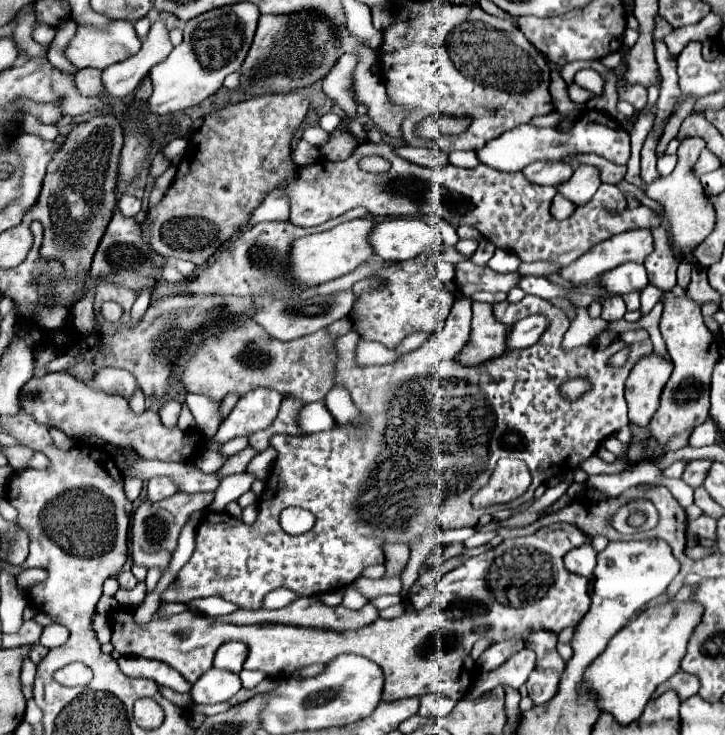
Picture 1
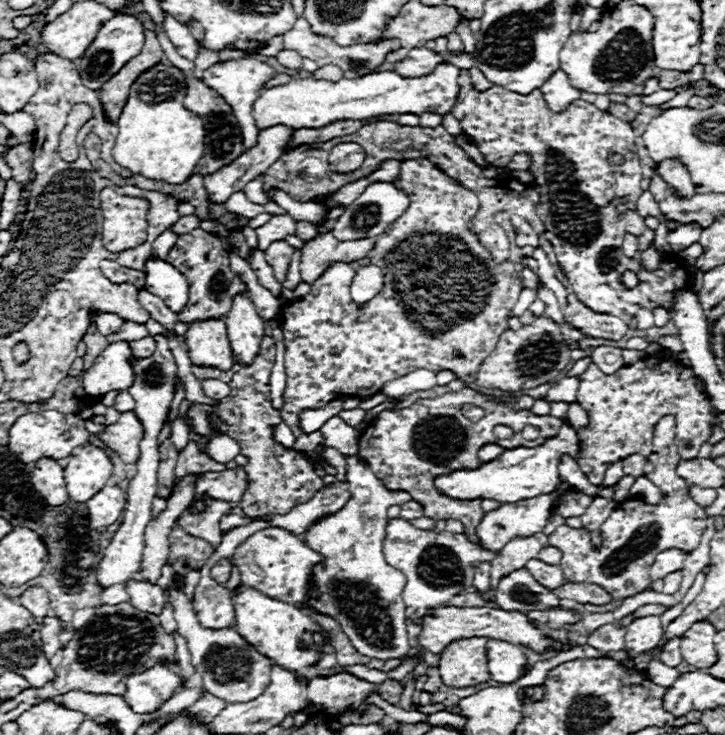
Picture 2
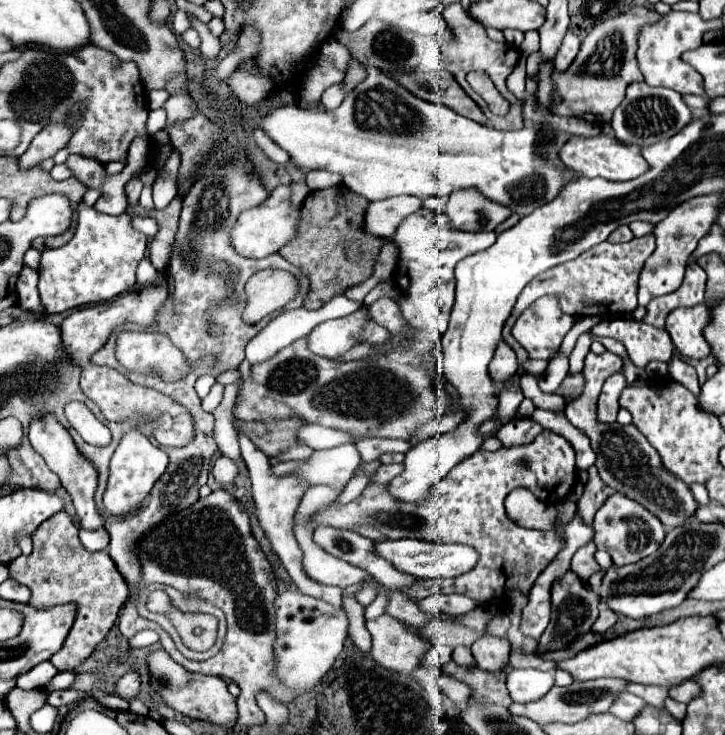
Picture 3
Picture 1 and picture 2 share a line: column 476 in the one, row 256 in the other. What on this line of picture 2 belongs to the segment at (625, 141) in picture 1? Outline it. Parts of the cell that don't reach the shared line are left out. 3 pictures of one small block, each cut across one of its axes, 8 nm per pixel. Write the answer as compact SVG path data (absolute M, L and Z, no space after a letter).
M150 256L146 266L146 290L154 296L160 296L166 302L186 302L188 300L188 282L186 276L172 264Z

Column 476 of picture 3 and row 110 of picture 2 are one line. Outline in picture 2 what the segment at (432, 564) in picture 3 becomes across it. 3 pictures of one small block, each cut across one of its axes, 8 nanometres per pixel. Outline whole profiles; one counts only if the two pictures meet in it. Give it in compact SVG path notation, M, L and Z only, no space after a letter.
M556 70L546 80L546 84L542 84L540 90L542 90L544 100L548 102L550 110L554 110L554 112L566 110L574 100L580 98L580 90L570 86L570 80L568 80L568 76L562 70Z

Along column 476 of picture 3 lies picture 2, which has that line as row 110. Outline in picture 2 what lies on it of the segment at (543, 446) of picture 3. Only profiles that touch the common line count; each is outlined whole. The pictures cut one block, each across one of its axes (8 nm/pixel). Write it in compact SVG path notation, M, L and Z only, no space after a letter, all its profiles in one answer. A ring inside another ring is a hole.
M468 70L460 72L458 86L460 86L460 92L452 114L460 122L464 134L474 136L474 144L490 164L506 166L508 160L518 152L526 152L532 156L530 172L534 174L536 184L542 188L538 214L544 222L546 232L562 238L562 240L550 240L550 244L554 248L562 274L568 278L574 294L582 300L582 304L586 304L594 312L610 312L612 316L618 316L622 320L634 320L640 308L652 310L656 306L664 306L666 310L670 310L674 288L688 286L688 272L686 268L682 268L682 262L678 258L670 258L670 262L662 262L656 272L646 272L640 268L638 258L628 258L620 250L626 232L632 232L634 236L638 236L640 252L650 248L650 240L654 238L654 232L646 228L644 218L636 210L636 202L644 190L640 188L642 168L634 152L636 146L634 146L632 126L608 112L598 110L594 104L588 104L584 100L574 100L566 110L552 112L546 100L542 98L540 90L534 90L526 96L498 86L492 86L486 92L478 92L470 82ZM610 152L624 154L626 162L622 166L610 166L606 160ZM626 270L636 272L640 280L636 288L626 288L622 284L622 274Z

